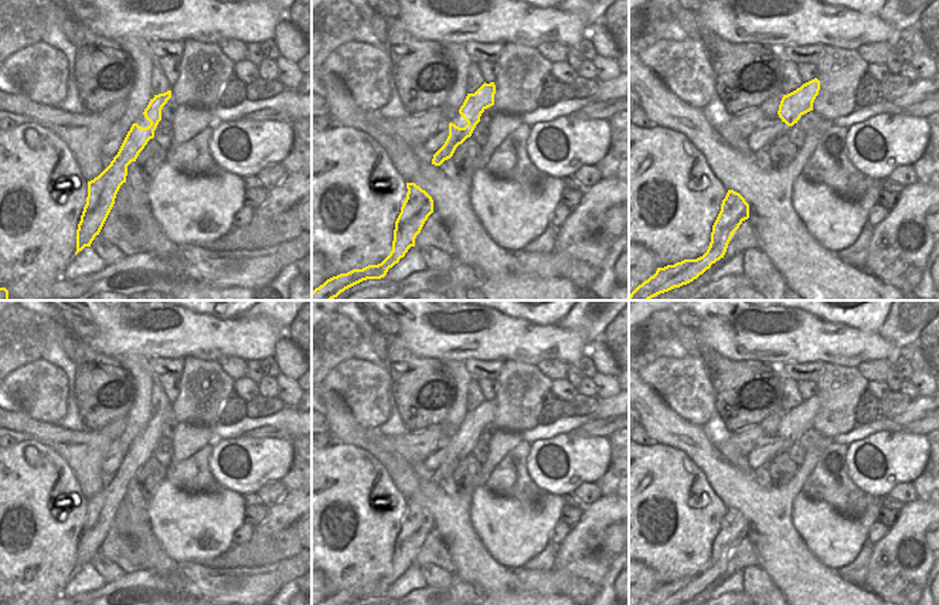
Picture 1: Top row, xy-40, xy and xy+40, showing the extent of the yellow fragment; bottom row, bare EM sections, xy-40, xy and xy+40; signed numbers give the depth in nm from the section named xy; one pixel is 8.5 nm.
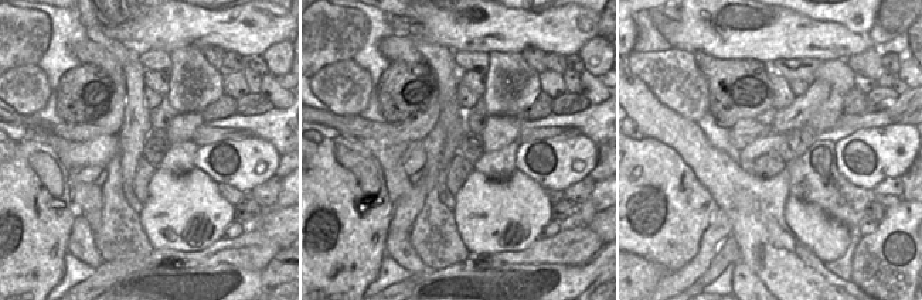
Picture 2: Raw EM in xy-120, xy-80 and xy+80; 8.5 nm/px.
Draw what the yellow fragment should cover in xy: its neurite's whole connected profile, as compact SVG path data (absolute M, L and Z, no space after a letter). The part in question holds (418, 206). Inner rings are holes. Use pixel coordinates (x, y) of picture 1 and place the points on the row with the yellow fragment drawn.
M406 183L406 198L395 221L392 251L378 265L368 265L363 269L353 269L327 279L312 292L312 300L333 300L346 289L367 281L381 279L388 269L405 256L411 247L415 247L415 238L421 232L425 221L433 213L432 197L415 183Z

